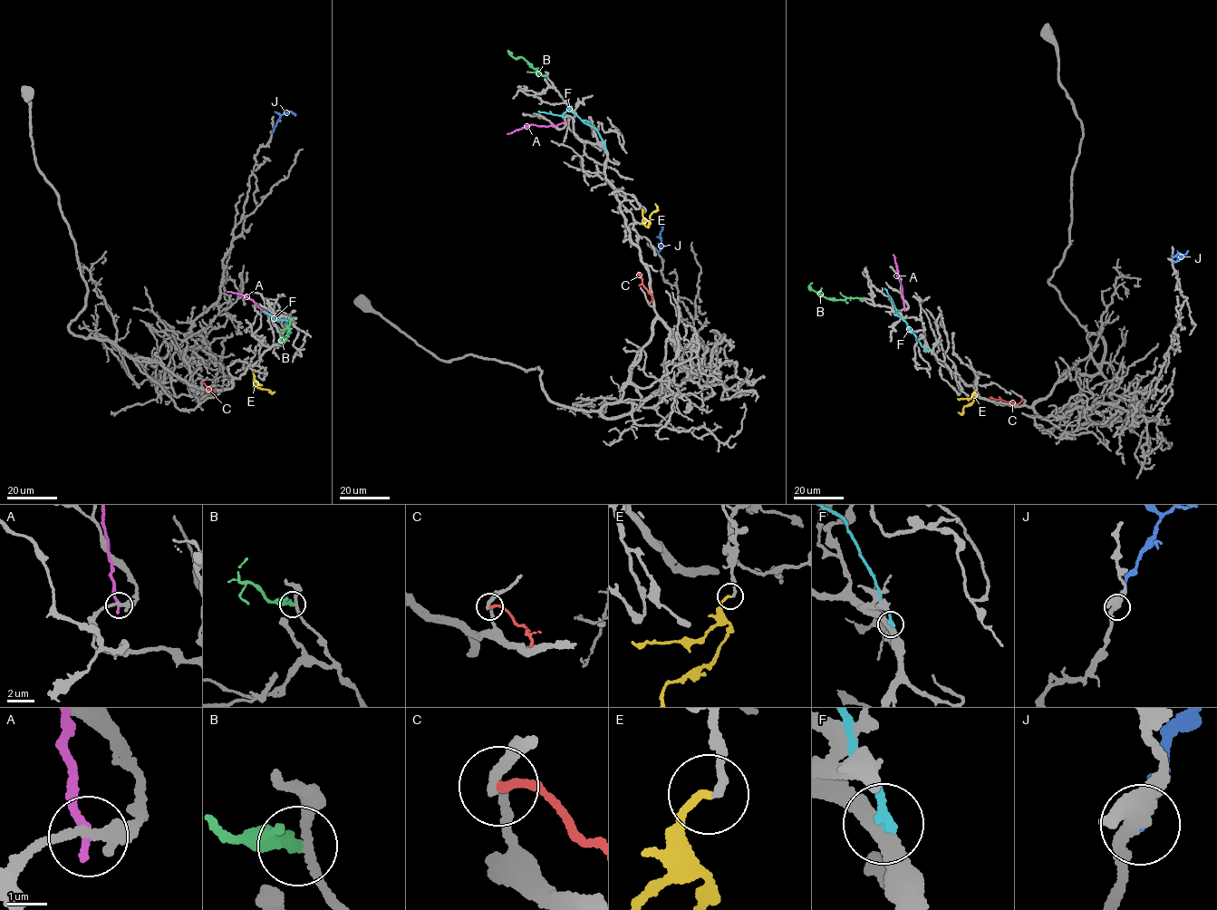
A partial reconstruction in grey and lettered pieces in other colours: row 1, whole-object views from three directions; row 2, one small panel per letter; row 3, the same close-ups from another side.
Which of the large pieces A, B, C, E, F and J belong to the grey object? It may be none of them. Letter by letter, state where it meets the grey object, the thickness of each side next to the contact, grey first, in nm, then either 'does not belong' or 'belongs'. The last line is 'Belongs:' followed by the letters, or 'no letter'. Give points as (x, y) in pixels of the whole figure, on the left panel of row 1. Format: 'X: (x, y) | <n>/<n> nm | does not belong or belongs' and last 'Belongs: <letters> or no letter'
A: (274, 315) | 280/240 nm | does not belong
B: (293, 317) | 170/320 nm | does not belong
C: (201, 382) | 190/200 nm | does not belong
E: (253, 371) | 190/190 nm | belongs
F: (282, 341) | 400/140 nm | does not belong
J: (272, 132) | 380/320 nm | does not belong
Belongs: E

